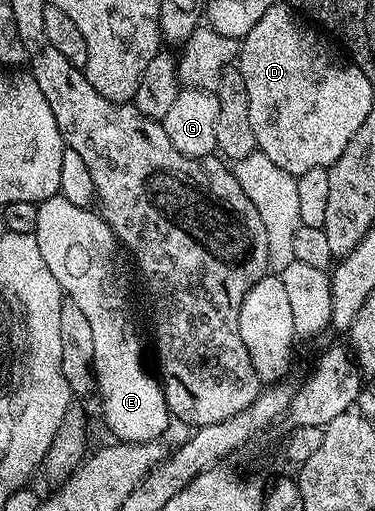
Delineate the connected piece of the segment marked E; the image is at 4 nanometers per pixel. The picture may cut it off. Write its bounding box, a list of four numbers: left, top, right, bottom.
[34,194,170,444]

